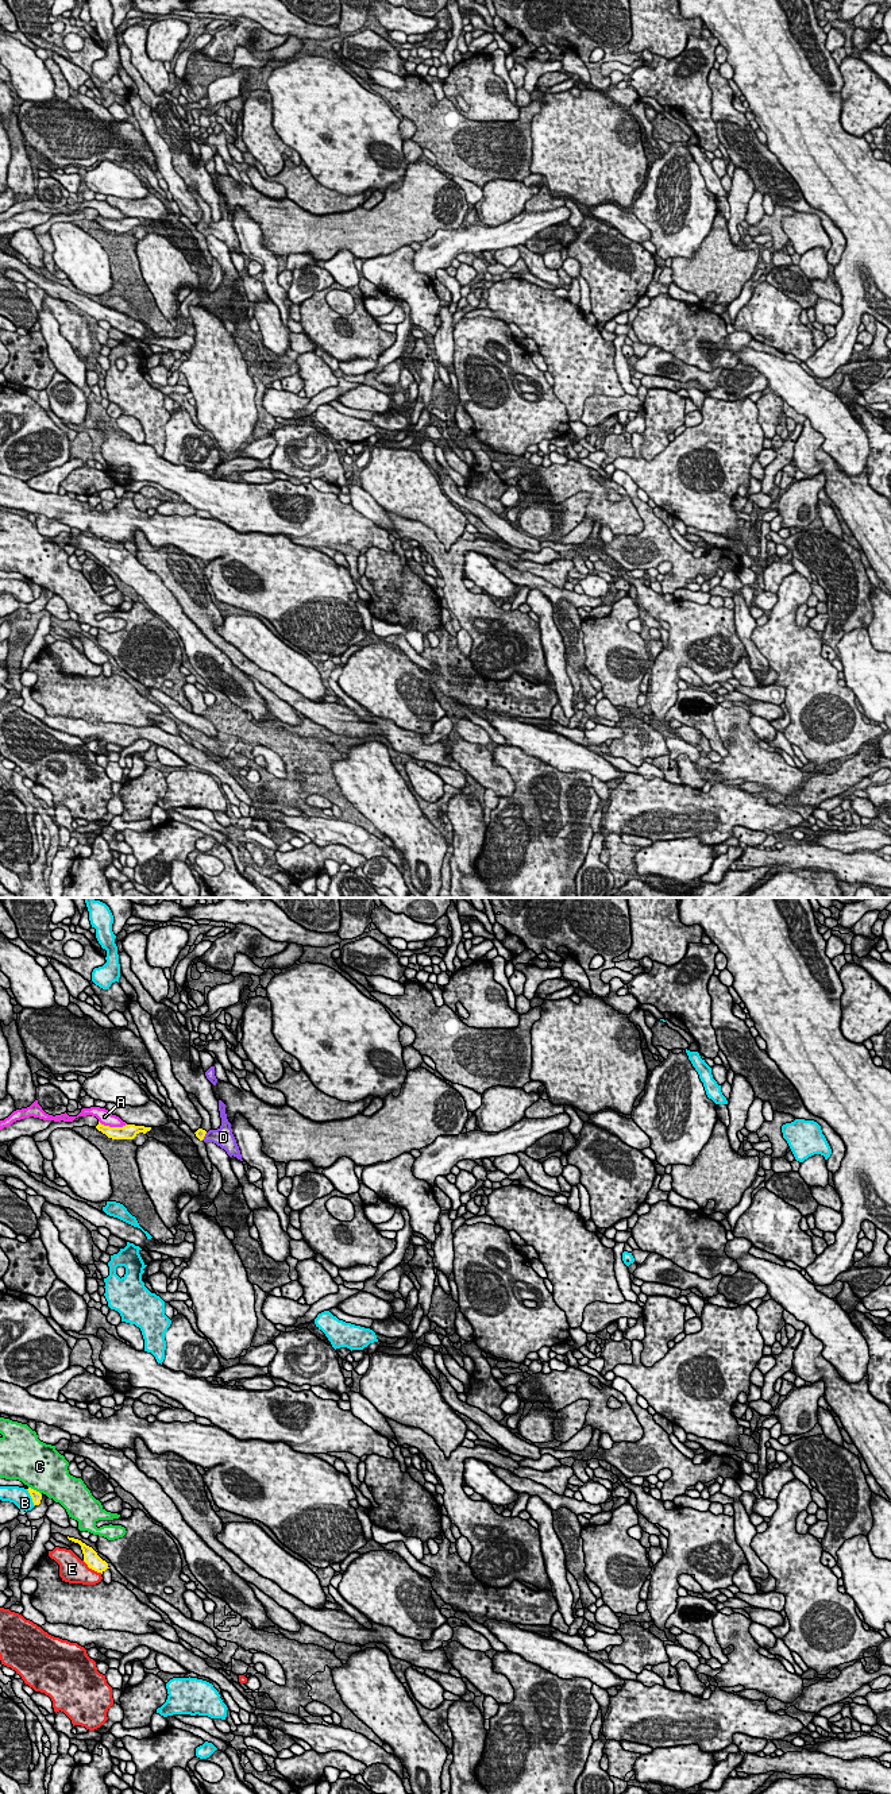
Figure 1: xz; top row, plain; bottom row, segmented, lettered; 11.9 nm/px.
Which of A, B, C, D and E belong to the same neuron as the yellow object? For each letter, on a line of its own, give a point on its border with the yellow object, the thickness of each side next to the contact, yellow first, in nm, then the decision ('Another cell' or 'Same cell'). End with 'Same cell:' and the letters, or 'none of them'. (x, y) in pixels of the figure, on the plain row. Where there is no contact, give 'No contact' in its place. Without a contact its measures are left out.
A: Touches yellow at xz (112, 220). Thickness 190 nm (yellow) against 170 nm. Another cell
B: Touches yellow at xz (31, 590). Thickness 120 nm (yellow) against 220 nm. Another cell
C: Touches yellow at xz (35, 583). Thickness 120 nm (yellow) against 480 nm. Another cell
D: Touches yellow at xz (204, 228). Thickness 120 nm (yellow) against 240 nm. Same cell
E: Touches yellow at xz (92, 662). Thickness 180 nm (yellow) against 320 nm. Another cell
Same cell: D

